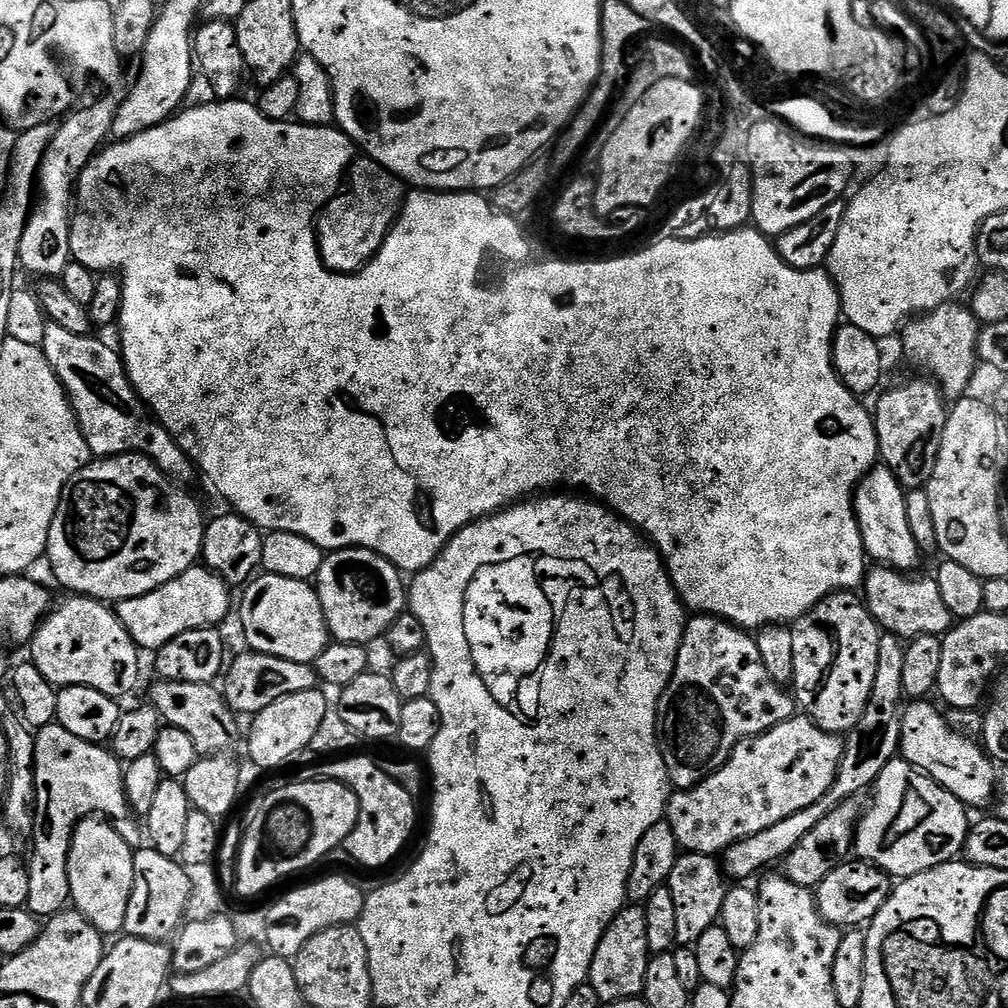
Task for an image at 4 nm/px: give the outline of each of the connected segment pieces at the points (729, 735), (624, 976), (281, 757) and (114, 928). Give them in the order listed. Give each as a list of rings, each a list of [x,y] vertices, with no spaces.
[[[693,615],[684,625],[674,674],[660,699],[658,735],[669,781],[680,790],[693,788],[712,772],[717,772],[747,736],[769,732],[774,726],[791,720],[798,705],[789,693],[787,696],[784,692],[787,691],[766,674],[755,635],[718,616]]]
[[[626,906],[612,919],[602,942],[598,942],[598,950],[594,954],[587,983],[592,984],[594,990],[598,990],[598,998],[601,1002],[634,1000],[643,997],[649,959],[644,909],[640,906]]]
[[[311,688],[305,692],[295,692],[286,698],[278,698],[266,706],[266,710],[251,717],[252,729],[248,732],[248,756],[260,768],[280,768],[287,760],[292,760],[303,748],[312,743],[314,733],[330,711],[330,704],[320,690]]]
[[[89,818],[83,820],[76,827],[76,833],[70,846],[68,873],[70,874],[71,903],[74,905],[75,911],[81,912],[105,937],[112,938],[123,933],[124,923],[126,922],[126,909],[130,907],[130,894],[134,890],[133,845],[124,840],[122,834],[118,834],[118,830],[113,828],[105,819]]]

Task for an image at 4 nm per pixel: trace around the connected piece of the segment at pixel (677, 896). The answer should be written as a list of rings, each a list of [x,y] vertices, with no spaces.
[[[684,852],[677,855],[674,870],[670,870],[667,885],[674,897],[676,908],[676,943],[680,946],[694,946],[706,930],[717,927],[722,914],[722,902],[726,902],[730,884],[726,879],[721,861],[716,856],[697,852]]]

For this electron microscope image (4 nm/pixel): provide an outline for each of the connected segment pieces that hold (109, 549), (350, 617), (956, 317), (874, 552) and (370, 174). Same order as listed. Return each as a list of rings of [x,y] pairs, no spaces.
[[[124,452],[120,456],[105,456],[103,458],[93,459],[70,482],[64,487],[64,493],[60,499],[58,510],[54,514],[54,522],[50,526],[50,538],[48,539],[48,550],[46,560],[52,563],[52,572],[56,575],[56,580],[67,591],[81,596],[91,596],[93,600],[102,600],[105,602],[119,602],[138,598],[142,594],[150,594],[150,590],[158,590],[166,582],[178,578],[188,568],[193,567],[201,559],[202,538],[204,537],[204,526],[206,515],[200,509],[200,504],[187,492],[183,483],[177,482],[170,476],[166,476],[164,471],[155,464],[149,456],[142,452]]]
[[[339,548],[337,552],[328,552],[324,557],[322,562],[322,570],[316,575],[314,581],[314,587],[318,598],[320,599],[320,605],[322,606],[322,614],[326,618],[328,623],[328,631],[330,633],[331,639],[333,641],[342,644],[363,644],[365,646],[371,645],[371,640],[376,640],[387,633],[389,626],[394,623],[401,612],[405,611],[406,608],[406,580],[404,584],[405,577],[402,575],[399,568],[396,568],[389,562],[386,558],[382,558],[377,552],[372,552],[368,548]]]
[[[960,302],[943,304],[933,310],[925,312],[903,325],[902,336],[904,332],[904,356],[916,368],[925,368],[927,375],[940,385],[941,392],[948,398],[960,398],[965,395],[964,392],[972,384],[972,375],[976,372],[978,357],[976,347],[980,337],[981,323],[973,315],[971,307],[960,305]]]
[[[883,466],[869,470],[857,485],[854,503],[865,553],[871,559],[873,556],[877,565],[911,573],[911,568],[922,559],[922,553],[906,518],[905,489],[901,488],[894,473]]]
[[[371,158],[363,159],[353,159],[340,191],[320,211],[316,221],[316,241],[320,243],[320,260],[331,272],[351,274],[360,271],[369,260],[373,260],[404,206],[404,181],[383,168],[378,161]]]

